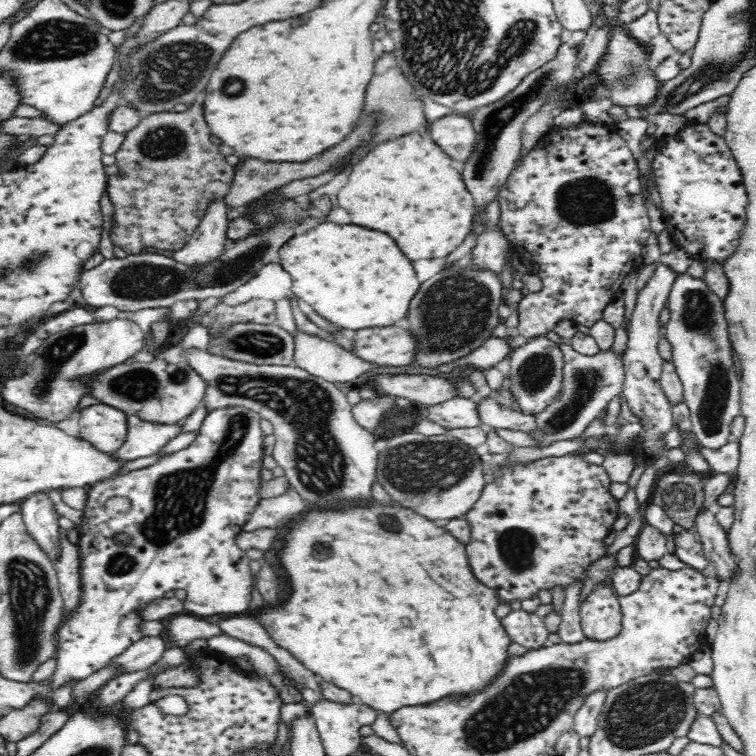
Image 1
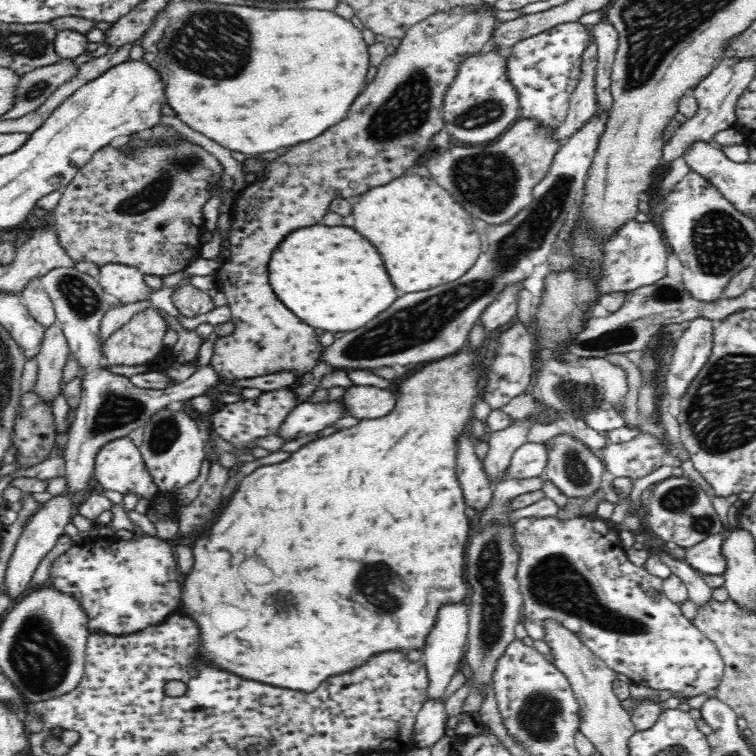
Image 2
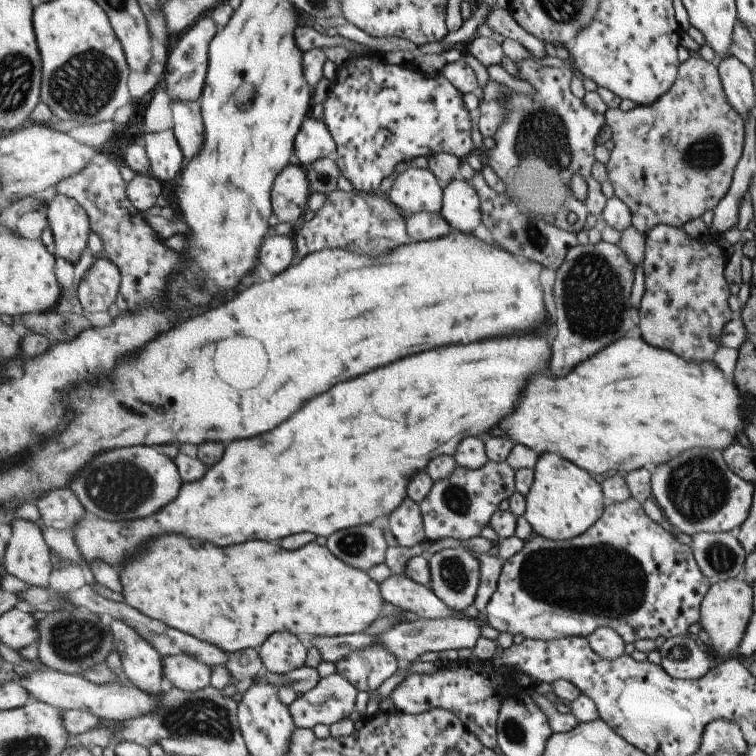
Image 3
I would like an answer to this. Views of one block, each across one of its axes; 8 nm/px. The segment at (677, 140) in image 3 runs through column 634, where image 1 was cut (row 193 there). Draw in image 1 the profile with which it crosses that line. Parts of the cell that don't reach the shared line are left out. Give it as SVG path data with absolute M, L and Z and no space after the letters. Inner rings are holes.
M199 101L192 103L190 109L186 110L186 112L176 113L172 111L143 116L132 130L128 130L128 132L124 133L124 140L122 140L120 148L113 154L116 159L114 164L116 168L118 168L118 172L107 176L107 196L113 207L112 225L108 233L115 248L124 250L128 255L151 251L169 254L170 252L179 251L181 248L184 248L188 238L196 232L198 225L204 220L209 204L218 199L224 200L225 196L229 193L235 175L236 166L230 165L230 163L226 161L226 156L218 149L218 145L212 143L210 135L211 130L205 119L203 104L200 104Z

